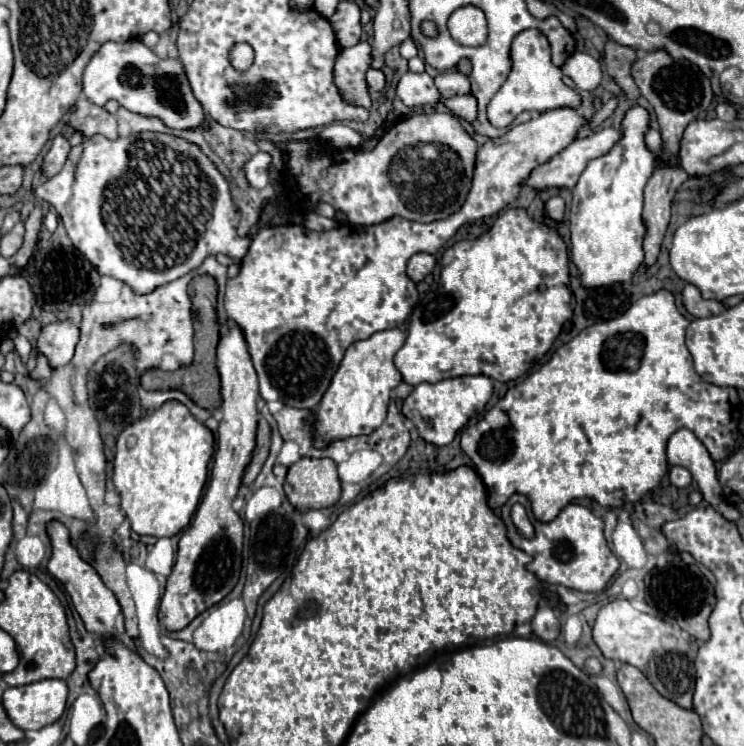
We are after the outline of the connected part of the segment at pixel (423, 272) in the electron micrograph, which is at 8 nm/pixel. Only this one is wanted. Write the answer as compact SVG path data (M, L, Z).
M419 252L419 254L411 256L411 260L409 260L409 264L407 264L407 276L409 276L415 284L419 284L419 282L433 270L433 266L435 266L435 258L433 258L431 254Z

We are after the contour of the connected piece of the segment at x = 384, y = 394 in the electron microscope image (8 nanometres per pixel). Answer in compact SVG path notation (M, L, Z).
M399 328L383 330L367 340L351 344L331 378L327 392L323 394L319 408L313 414L313 446L327 448L335 440L345 440L351 436L371 434L377 430L385 416L391 390L401 382L401 374L393 364L393 356L403 346L405 334Z

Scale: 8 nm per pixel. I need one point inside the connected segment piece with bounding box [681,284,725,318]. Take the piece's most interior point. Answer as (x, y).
(694, 304)

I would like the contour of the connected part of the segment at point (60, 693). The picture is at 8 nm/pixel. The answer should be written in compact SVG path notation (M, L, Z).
M39 680L25 686L9 686L1 702L17 728L41 730L57 722L65 712L67 684L65 680Z

